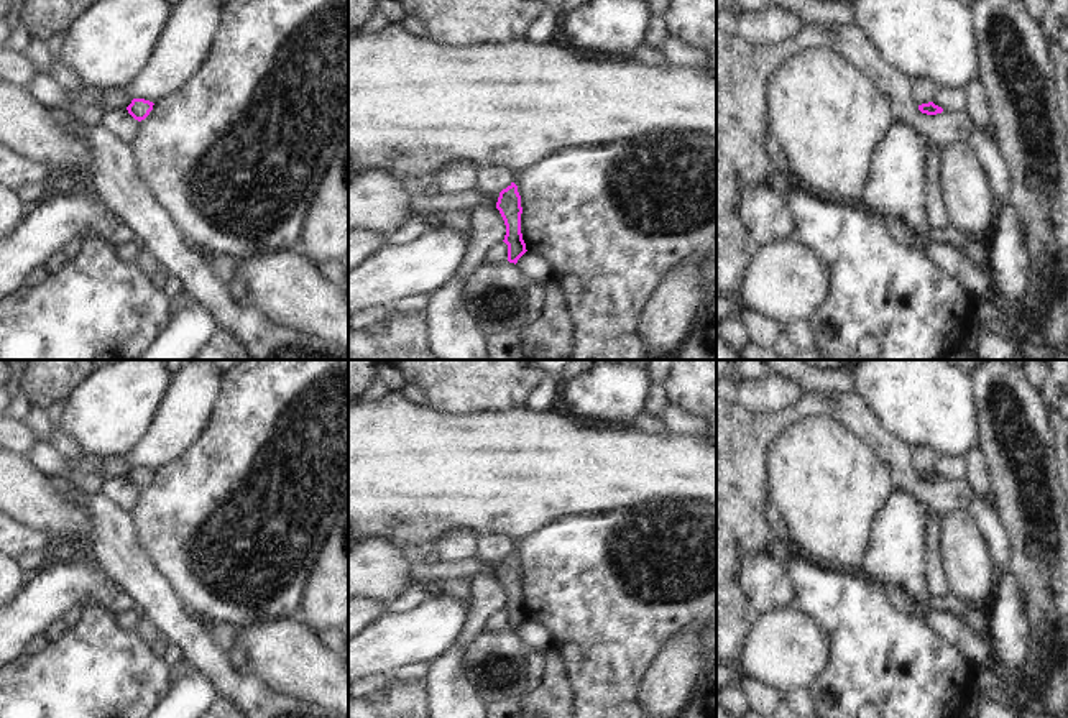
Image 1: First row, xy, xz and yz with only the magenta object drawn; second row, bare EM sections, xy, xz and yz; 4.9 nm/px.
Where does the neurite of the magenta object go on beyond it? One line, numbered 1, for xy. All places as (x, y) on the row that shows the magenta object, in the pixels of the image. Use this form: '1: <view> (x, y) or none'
1: none

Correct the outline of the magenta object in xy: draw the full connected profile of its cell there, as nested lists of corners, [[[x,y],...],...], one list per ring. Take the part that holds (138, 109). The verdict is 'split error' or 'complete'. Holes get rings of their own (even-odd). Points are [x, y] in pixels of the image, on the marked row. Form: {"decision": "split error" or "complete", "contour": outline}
{"decision": "complete", "contour": [[[133,99],[131,104],[127,107],[127,110],[135,120],[141,122],[150,115],[153,105],[154,104],[150,100]]]}

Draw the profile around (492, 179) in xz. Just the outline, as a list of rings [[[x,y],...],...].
[[[486,164],[478,168],[478,189],[483,194],[496,194],[511,186],[516,181],[516,173]]]

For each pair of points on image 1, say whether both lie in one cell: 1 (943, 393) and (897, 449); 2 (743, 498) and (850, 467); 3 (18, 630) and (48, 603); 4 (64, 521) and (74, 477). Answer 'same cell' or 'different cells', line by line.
1: different cells
2: different cells
3: same cell
4: different cells

